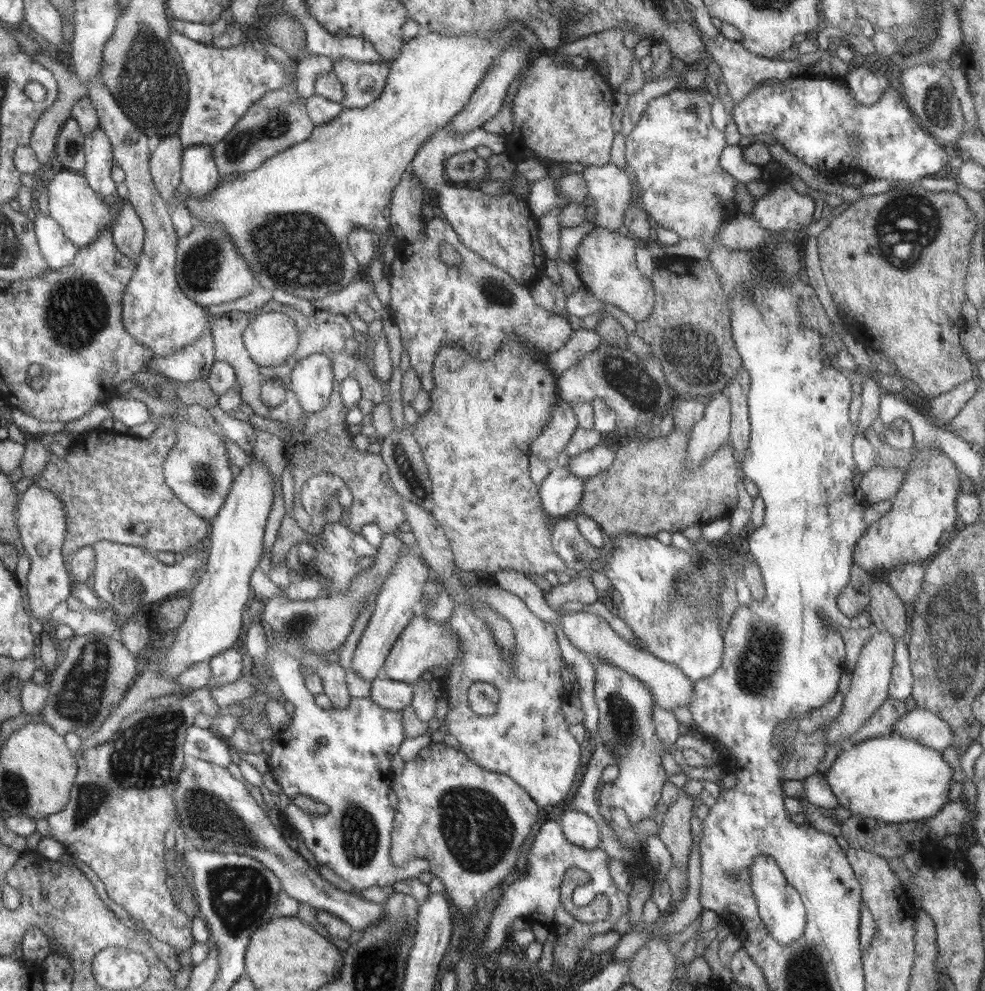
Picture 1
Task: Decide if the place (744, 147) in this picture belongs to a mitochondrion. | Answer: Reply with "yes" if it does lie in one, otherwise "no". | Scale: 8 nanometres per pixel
no

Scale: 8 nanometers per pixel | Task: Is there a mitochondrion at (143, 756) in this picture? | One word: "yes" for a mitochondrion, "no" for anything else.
yes

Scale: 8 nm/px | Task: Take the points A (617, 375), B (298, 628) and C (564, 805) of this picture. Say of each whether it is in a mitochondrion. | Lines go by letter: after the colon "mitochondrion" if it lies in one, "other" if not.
A: mitochondrion
B: mitochondrion
C: other

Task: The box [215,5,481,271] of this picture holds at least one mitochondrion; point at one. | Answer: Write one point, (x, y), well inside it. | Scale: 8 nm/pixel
(275, 124)

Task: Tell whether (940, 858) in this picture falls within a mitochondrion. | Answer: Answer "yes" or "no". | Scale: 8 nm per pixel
no

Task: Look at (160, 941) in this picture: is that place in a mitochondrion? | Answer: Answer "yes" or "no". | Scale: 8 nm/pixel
no

